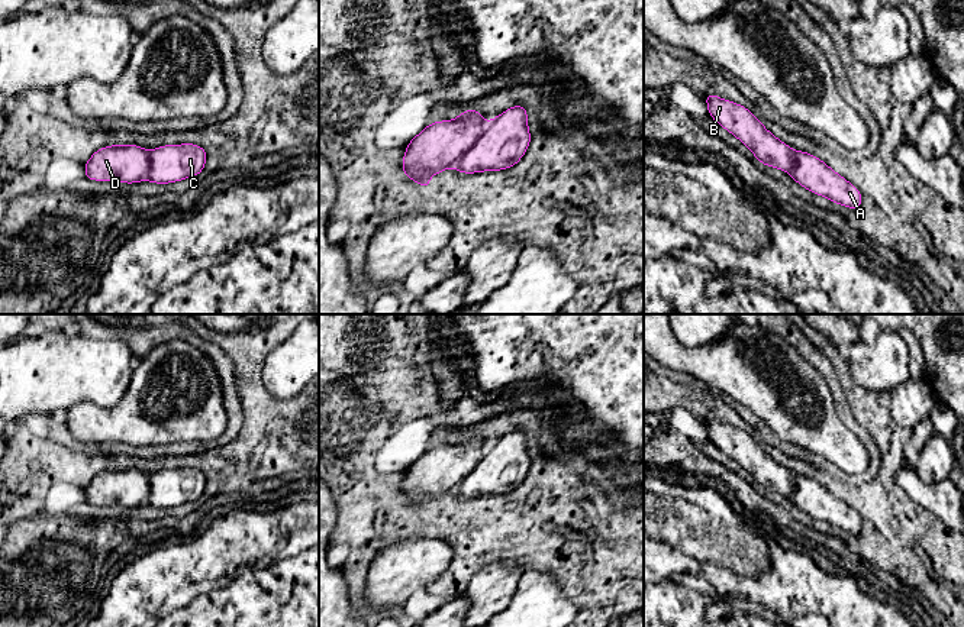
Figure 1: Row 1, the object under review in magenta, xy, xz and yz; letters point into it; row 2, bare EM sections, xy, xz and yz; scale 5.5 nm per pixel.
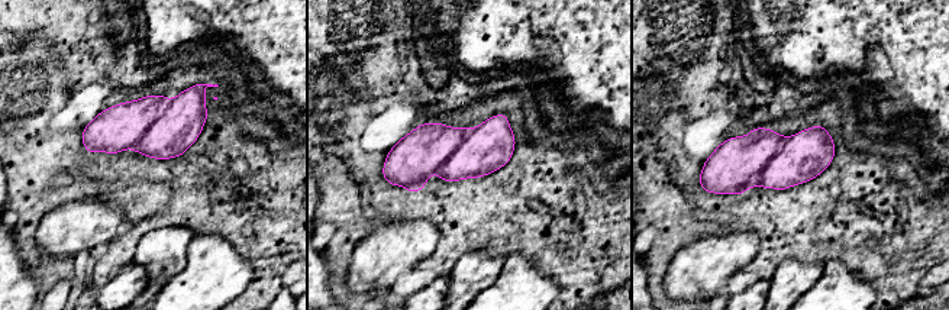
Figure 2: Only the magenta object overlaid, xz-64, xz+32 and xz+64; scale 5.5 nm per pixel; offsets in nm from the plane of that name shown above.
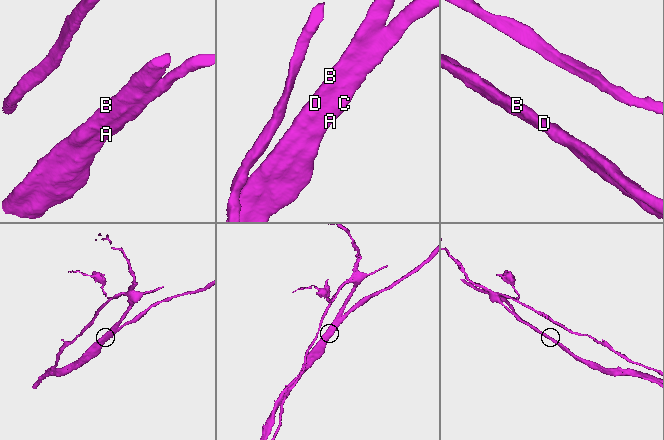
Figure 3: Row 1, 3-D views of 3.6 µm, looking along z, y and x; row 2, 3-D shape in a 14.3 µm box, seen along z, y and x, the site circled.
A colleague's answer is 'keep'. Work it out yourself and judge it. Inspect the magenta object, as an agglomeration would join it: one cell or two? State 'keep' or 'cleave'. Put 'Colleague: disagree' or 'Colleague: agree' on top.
Colleague: disagree
cleave

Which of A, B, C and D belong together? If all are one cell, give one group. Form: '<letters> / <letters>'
A C / B D

